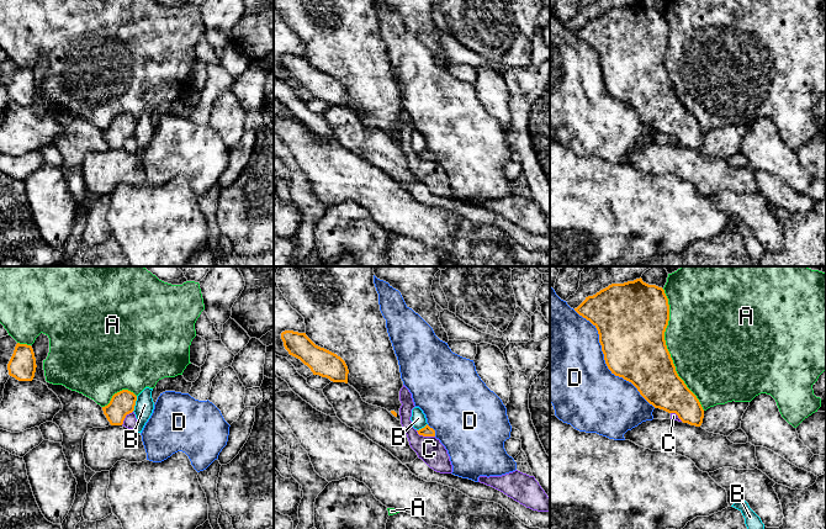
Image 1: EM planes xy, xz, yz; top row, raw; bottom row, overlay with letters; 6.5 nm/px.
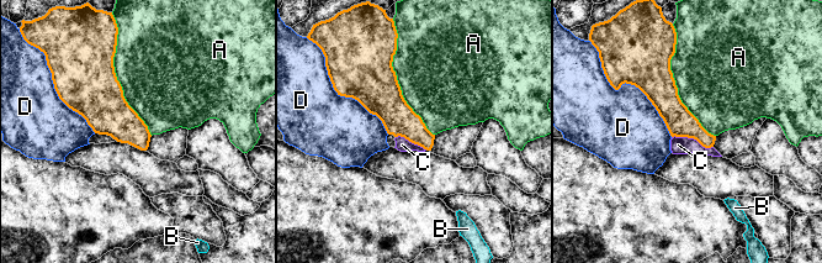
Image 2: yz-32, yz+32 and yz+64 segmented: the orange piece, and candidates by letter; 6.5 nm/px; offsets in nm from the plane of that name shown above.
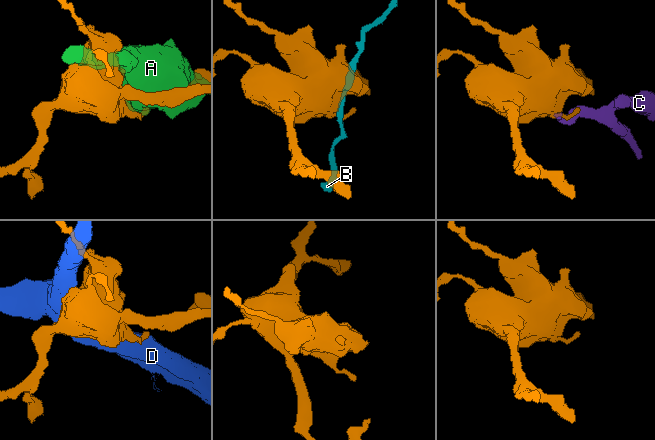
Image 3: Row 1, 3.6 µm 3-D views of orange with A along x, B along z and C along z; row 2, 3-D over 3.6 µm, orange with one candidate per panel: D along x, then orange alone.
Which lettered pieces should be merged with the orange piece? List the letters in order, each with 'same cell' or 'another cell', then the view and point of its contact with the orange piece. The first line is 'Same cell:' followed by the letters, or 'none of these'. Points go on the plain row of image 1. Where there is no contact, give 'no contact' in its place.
Same cell: none of these
A: another cell | yz (667, 73)
B: another cell | xy (134, 127)
C: another cell | xz (425, 159)
D: another cell | yz (605, 85)

